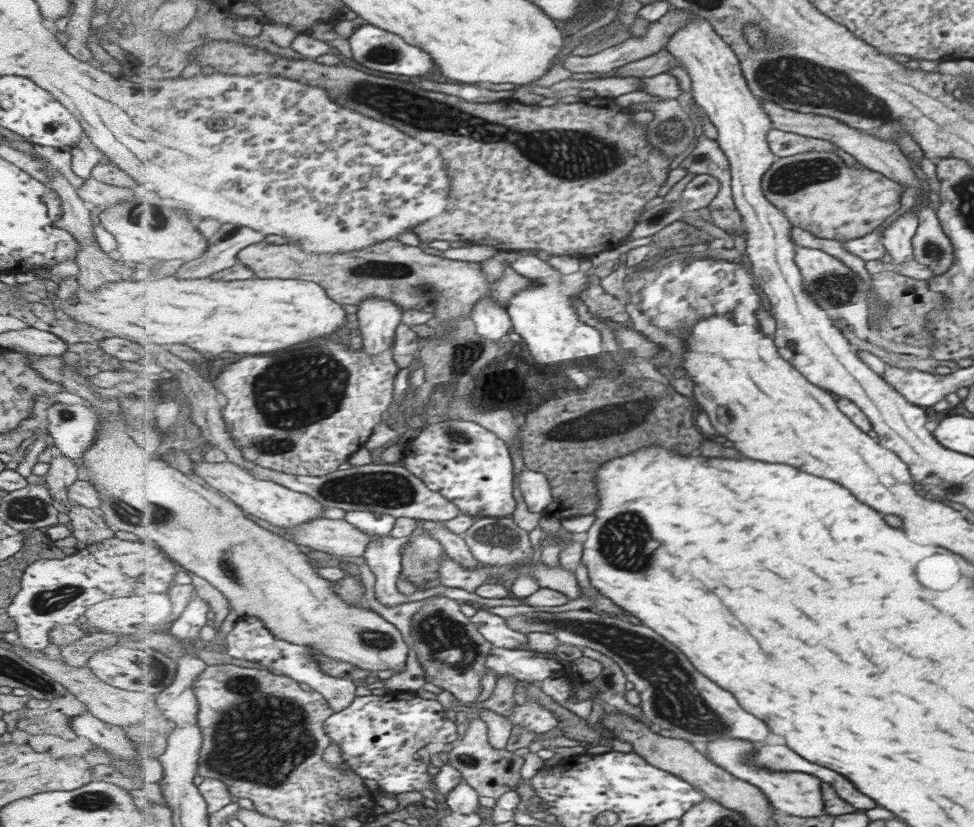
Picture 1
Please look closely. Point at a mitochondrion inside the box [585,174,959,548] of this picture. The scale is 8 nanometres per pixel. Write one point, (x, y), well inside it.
(831, 287)

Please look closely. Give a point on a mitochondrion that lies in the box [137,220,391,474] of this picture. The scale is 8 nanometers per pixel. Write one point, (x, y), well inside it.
(292, 393)

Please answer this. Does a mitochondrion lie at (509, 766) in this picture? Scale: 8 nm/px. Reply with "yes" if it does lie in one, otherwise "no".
no

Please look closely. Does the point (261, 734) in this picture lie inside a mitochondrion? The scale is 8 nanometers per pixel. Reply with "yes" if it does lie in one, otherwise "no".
yes

